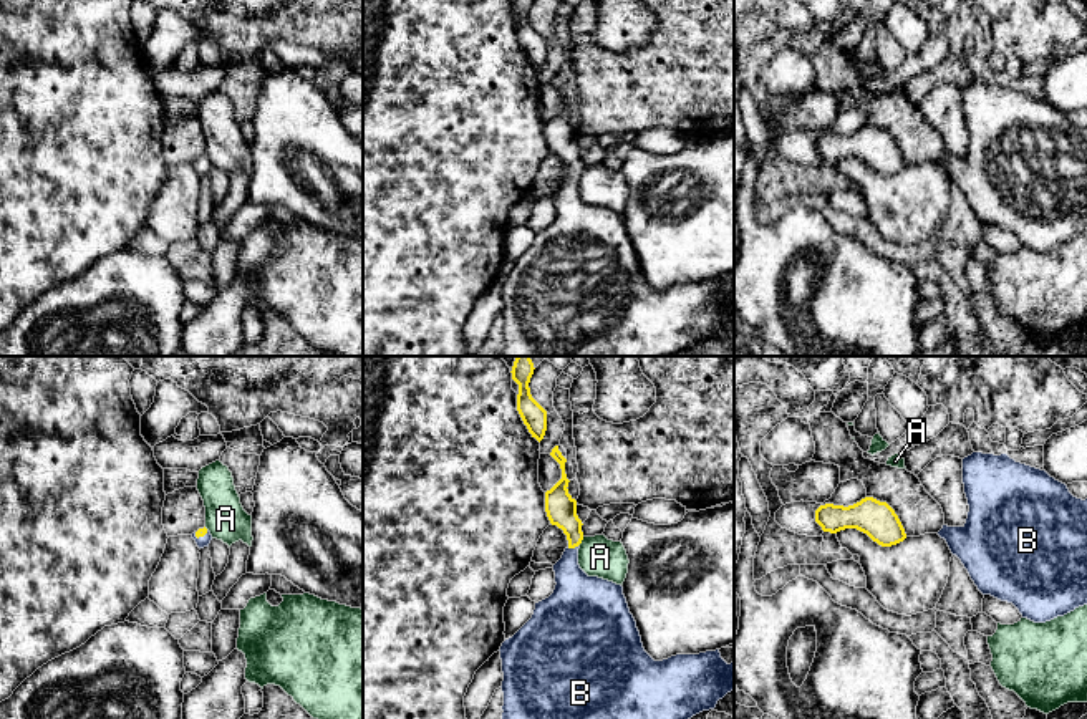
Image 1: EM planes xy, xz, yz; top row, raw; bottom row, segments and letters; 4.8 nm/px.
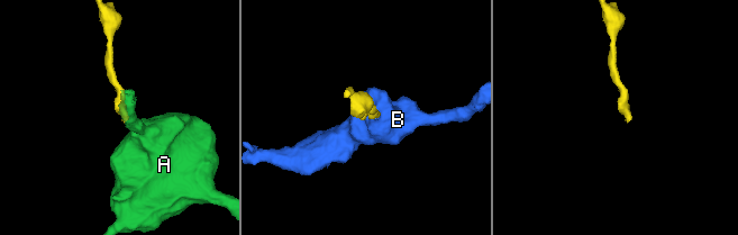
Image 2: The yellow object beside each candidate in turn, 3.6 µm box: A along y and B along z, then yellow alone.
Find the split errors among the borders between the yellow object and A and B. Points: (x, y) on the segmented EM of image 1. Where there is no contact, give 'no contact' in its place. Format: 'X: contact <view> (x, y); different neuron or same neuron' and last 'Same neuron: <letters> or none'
A: contact xz (582, 539); different neuron
B: contact xz (572, 547); same neuron
Same neuron: B

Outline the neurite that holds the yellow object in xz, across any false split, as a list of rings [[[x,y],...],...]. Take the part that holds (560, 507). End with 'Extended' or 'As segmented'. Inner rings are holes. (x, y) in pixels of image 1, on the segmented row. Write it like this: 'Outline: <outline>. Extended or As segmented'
Outline: [[[558,446],[550,456],[560,464],[562,479],[545,492],[545,512],[550,524],[563,530],[568,547],[553,565],[553,593],[535,603],[532,618],[499,649],[502,719],[691,719],[714,709],[734,691],[734,663],[727,664],[719,649],[663,661],[645,651],[623,586],[588,577],[578,565],[583,524],[577,515],[577,500],[567,489],[567,459]]]. Extended

